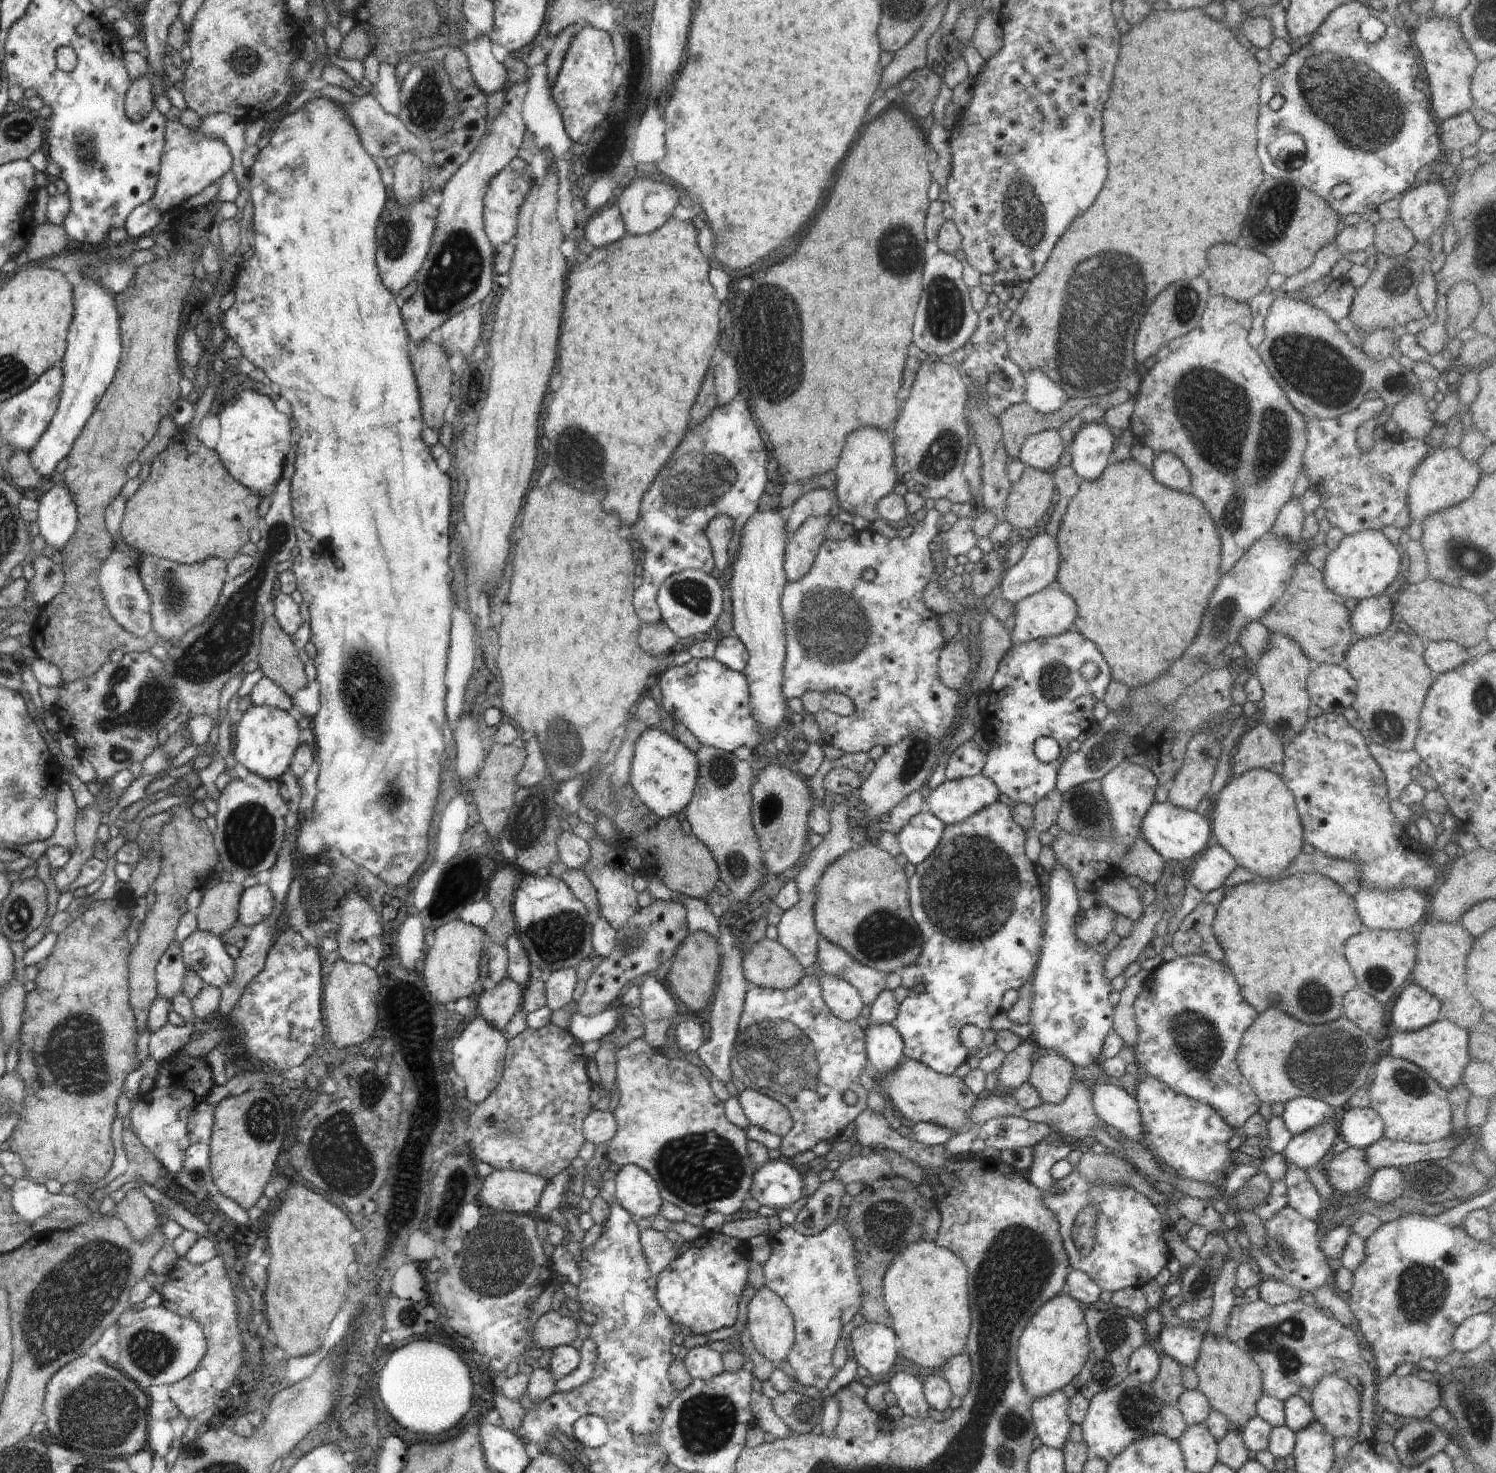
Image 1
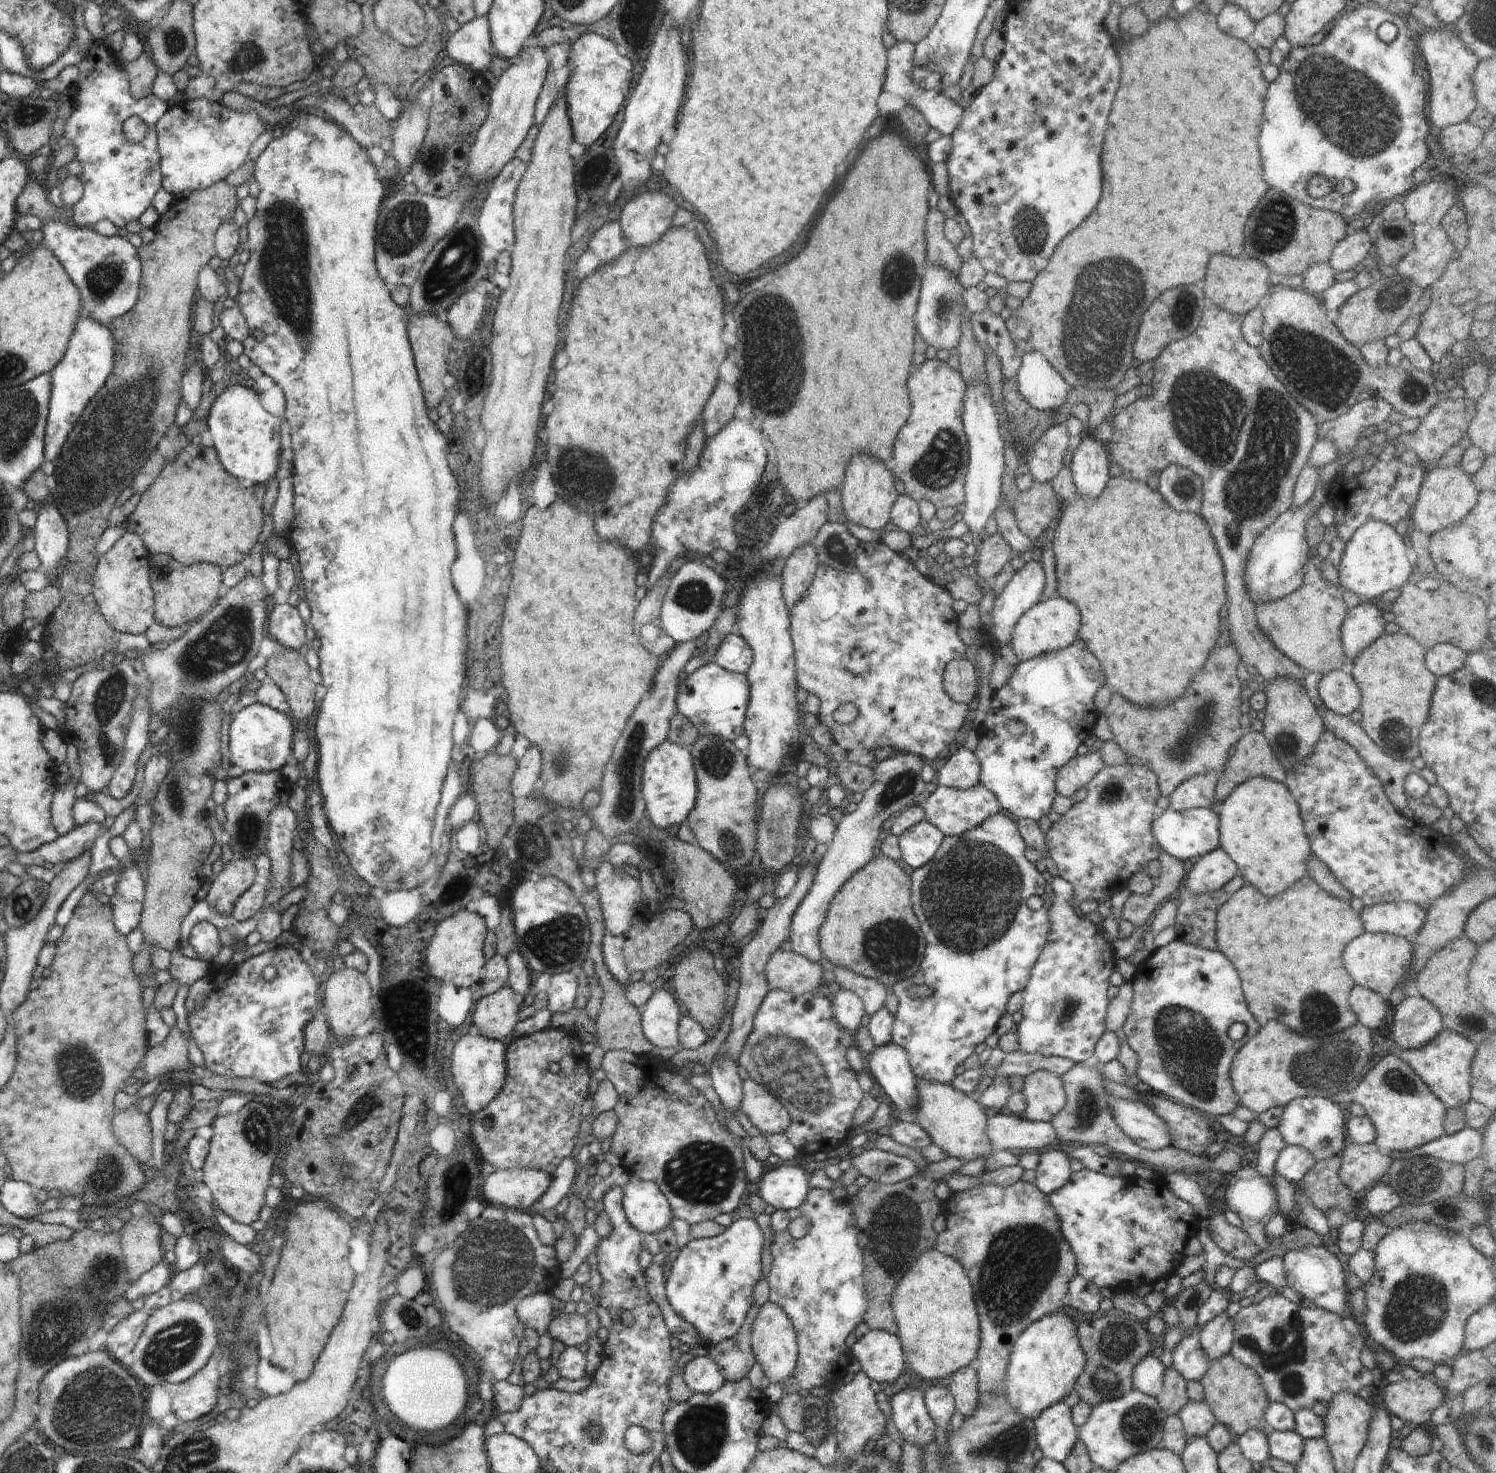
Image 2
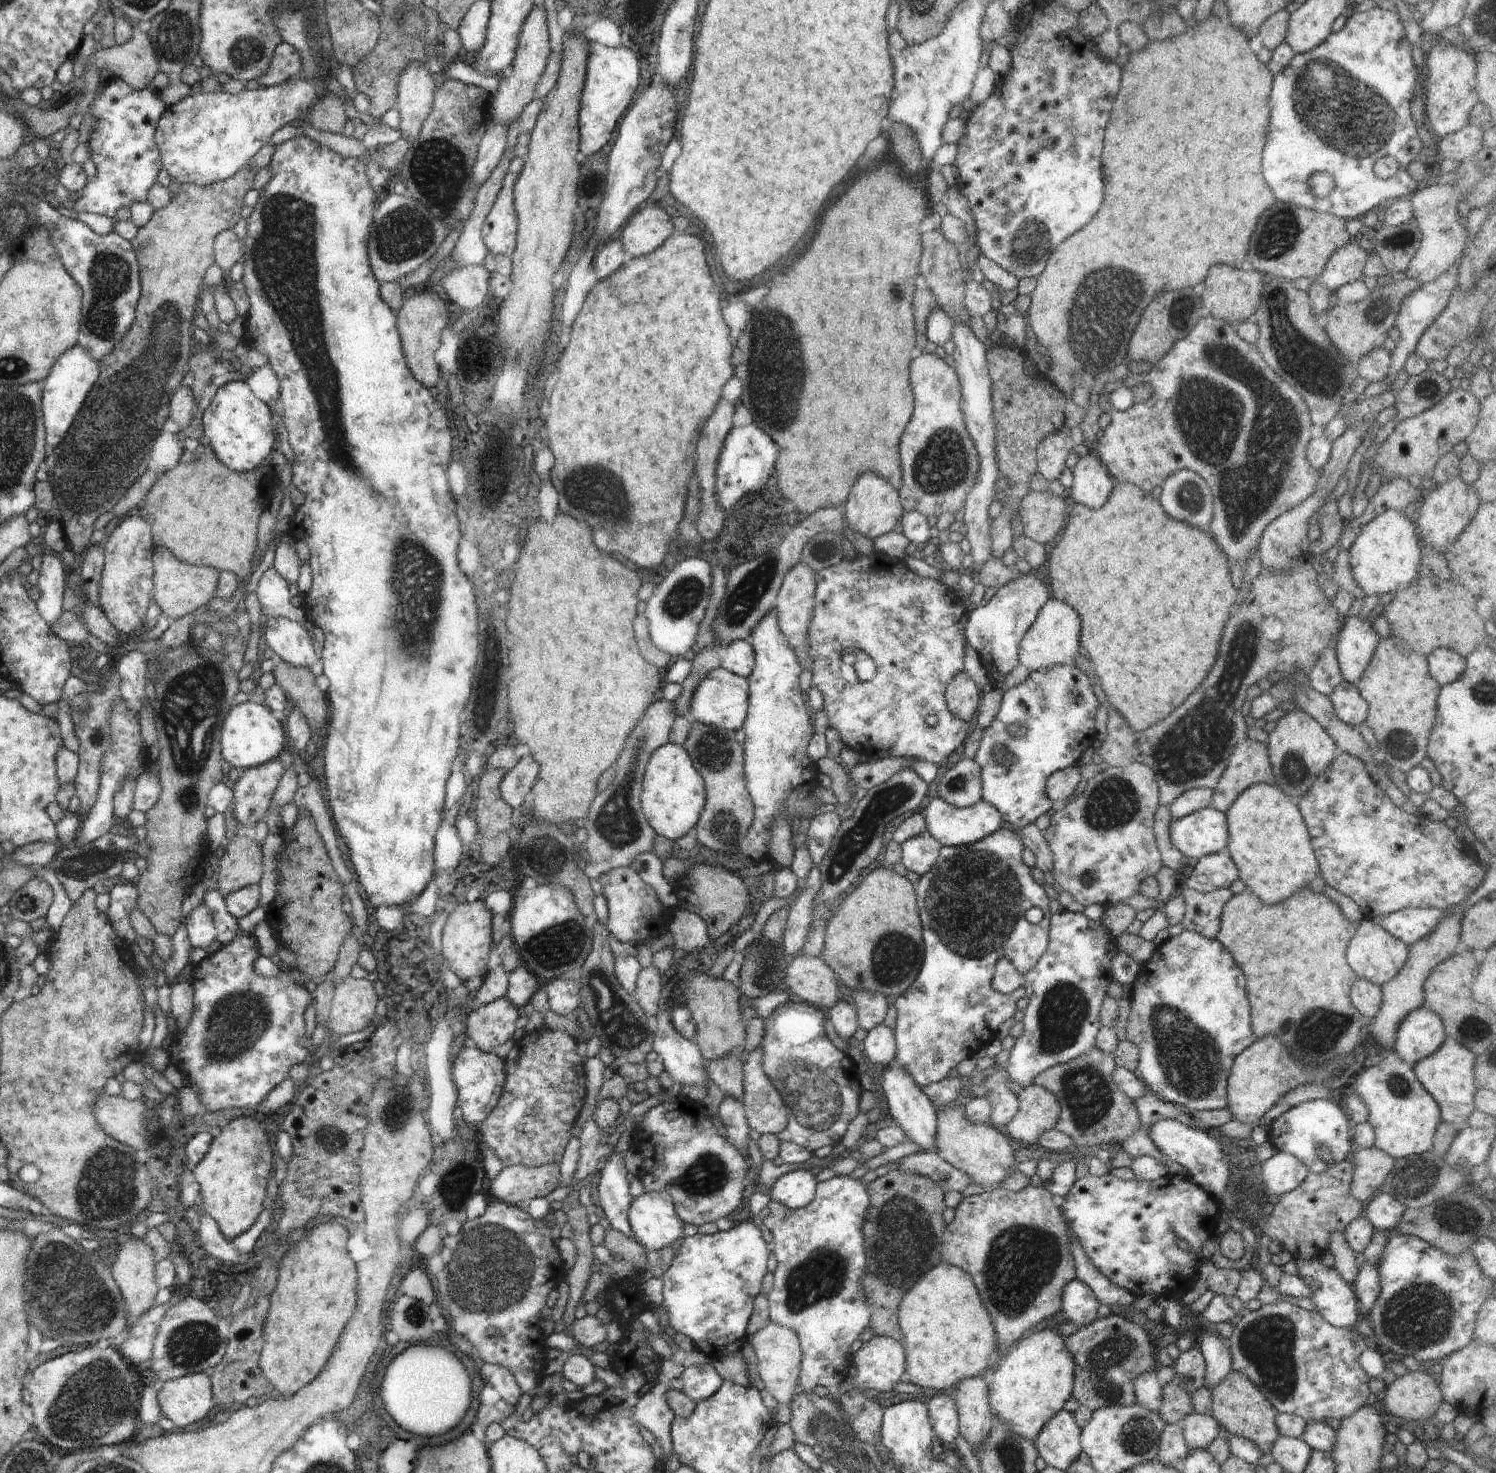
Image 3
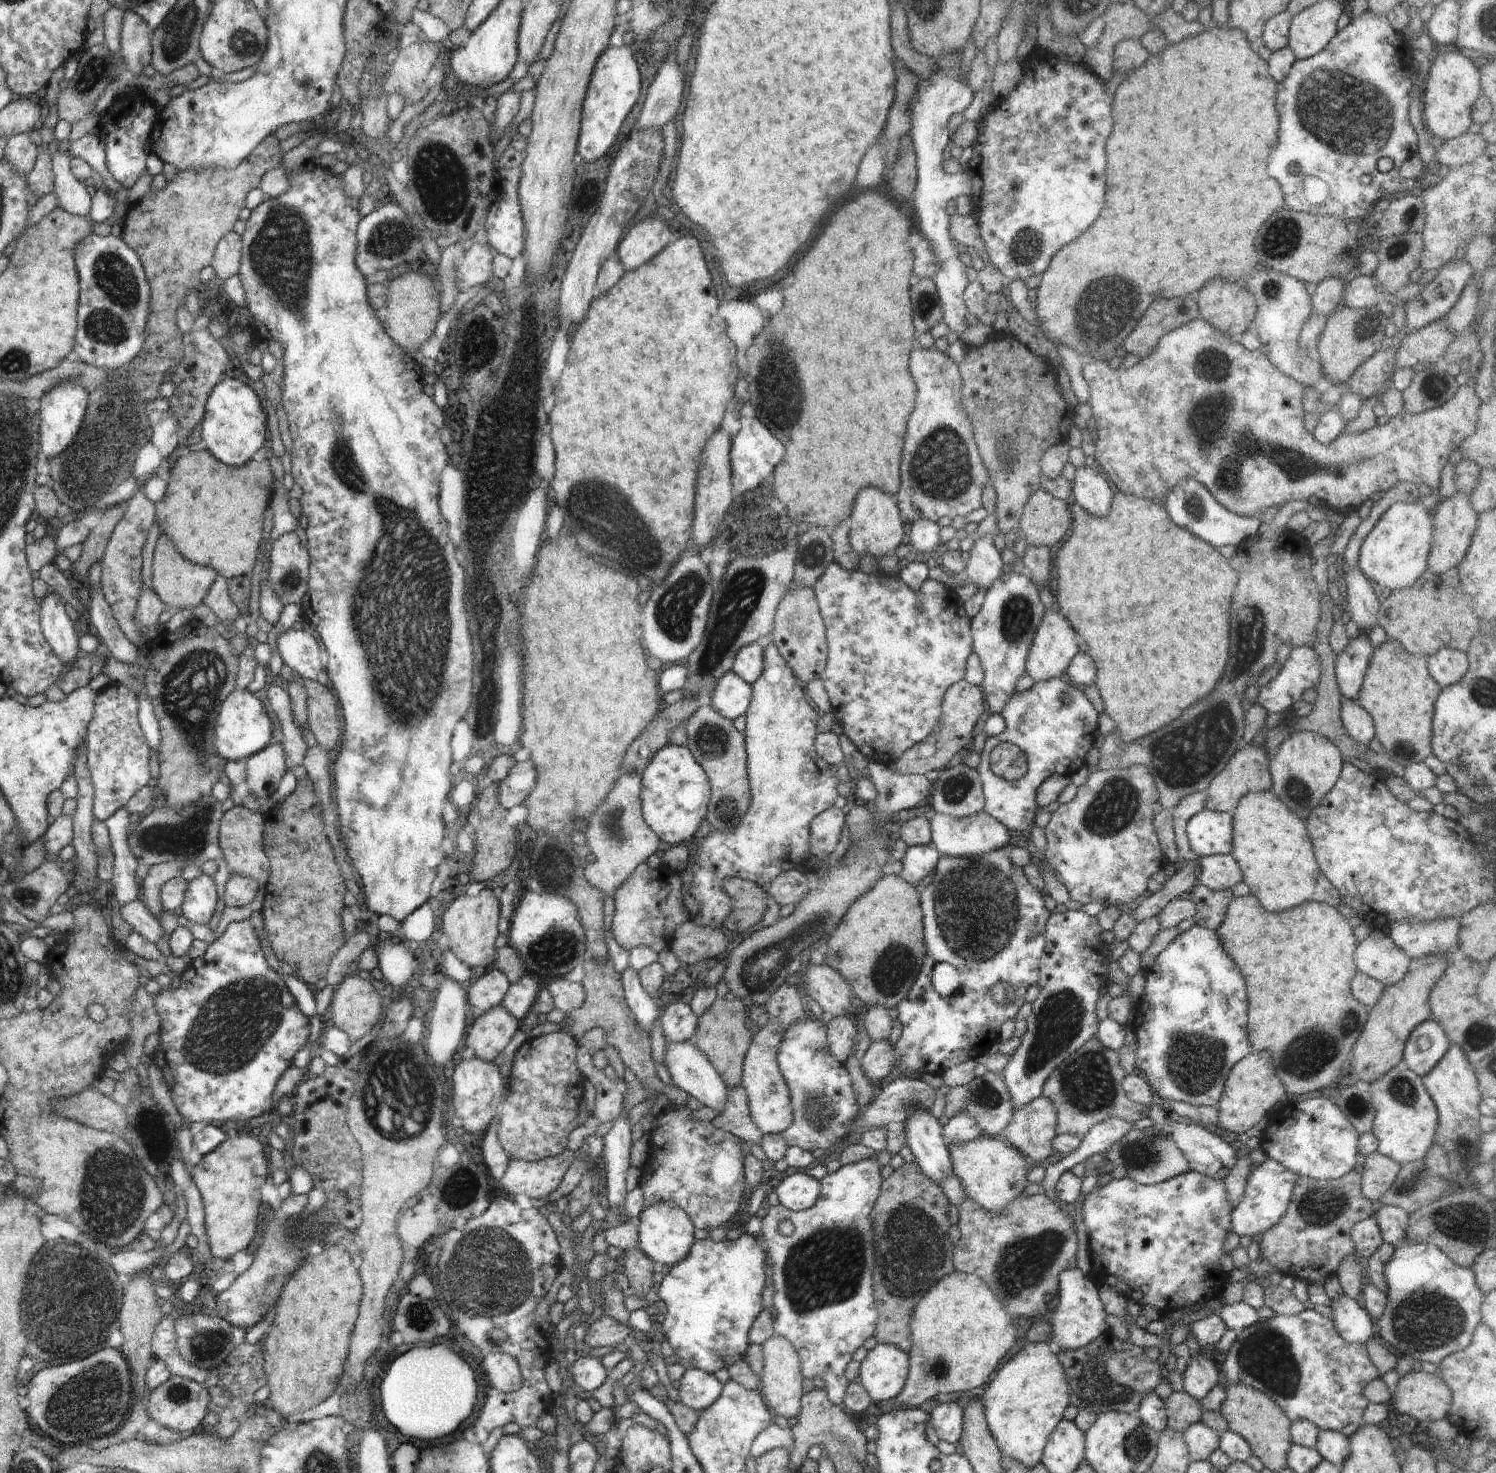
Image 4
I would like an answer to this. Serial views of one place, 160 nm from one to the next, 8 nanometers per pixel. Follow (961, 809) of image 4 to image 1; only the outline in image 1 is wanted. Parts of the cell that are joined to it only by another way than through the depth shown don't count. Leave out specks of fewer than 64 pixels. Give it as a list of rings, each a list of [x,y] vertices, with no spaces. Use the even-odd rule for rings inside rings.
[[[970,739],[952,752],[944,774],[945,781],[980,775],[984,766],[985,752],[978,748],[974,740]]]

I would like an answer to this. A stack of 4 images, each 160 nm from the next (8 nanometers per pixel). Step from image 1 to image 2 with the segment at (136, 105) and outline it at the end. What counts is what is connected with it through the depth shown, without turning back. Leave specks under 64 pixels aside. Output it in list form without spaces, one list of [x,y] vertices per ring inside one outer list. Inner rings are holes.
[[[146,48],[136,60],[132,60],[132,62],[119,61],[118,57],[117,63],[128,76],[130,93],[134,98],[146,98],[146,96],[153,95],[152,88],[159,69]]]

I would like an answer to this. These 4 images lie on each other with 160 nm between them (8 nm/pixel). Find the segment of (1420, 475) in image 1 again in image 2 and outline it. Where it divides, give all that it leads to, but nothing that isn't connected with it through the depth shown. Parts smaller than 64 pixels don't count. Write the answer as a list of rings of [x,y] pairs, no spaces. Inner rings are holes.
[[[1460,466],[1438,467],[1427,469],[1418,498],[1411,510],[1409,519],[1411,531],[1422,531],[1428,536],[1436,530],[1447,527],[1450,522],[1458,522],[1468,514],[1478,502],[1478,490],[1472,477]]]

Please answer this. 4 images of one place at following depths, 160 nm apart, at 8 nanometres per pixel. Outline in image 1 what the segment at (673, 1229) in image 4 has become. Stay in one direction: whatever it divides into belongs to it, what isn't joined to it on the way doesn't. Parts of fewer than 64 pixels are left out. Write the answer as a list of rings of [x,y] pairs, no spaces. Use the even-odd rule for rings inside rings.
[[[628,1165],[616,1174],[615,1198],[624,1210],[636,1220],[653,1220],[660,1214],[663,1199],[660,1197],[656,1182],[638,1166]]]

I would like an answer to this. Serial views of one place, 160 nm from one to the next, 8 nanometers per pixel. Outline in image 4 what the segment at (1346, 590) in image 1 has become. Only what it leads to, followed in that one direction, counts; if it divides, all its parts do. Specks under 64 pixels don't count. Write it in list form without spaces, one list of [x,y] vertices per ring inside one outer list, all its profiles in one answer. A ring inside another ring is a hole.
[[[1400,502],[1394,504],[1374,526],[1361,545],[1359,570],[1377,589],[1405,590],[1428,568],[1430,546],[1434,540],[1434,514],[1423,504]]]

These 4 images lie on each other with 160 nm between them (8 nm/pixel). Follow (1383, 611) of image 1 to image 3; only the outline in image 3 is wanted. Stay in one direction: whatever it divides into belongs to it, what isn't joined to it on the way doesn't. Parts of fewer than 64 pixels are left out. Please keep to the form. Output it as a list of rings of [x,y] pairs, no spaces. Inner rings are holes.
[[[1360,616],[1345,618],[1345,624],[1337,635],[1336,657],[1343,680],[1355,685],[1360,682],[1366,666],[1372,660],[1380,638],[1372,622]]]

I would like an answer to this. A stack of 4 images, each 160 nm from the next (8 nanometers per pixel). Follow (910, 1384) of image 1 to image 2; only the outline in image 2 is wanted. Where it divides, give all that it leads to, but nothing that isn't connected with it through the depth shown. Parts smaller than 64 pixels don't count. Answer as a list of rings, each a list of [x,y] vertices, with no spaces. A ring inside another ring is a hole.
[[[916,1388],[902,1390],[892,1396],[891,1418],[904,1440],[913,1446],[935,1442],[936,1424],[926,1410],[923,1393]]]

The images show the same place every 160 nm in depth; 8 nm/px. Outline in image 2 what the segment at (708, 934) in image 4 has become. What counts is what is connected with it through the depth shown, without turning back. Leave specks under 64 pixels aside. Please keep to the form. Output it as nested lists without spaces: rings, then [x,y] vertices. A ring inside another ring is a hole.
[[[667,908],[666,912],[654,915],[648,924],[634,924],[632,930],[624,934],[624,962],[628,972],[644,972],[658,968],[667,959],[670,950],[679,944],[687,943],[694,936],[694,922],[688,914]]]

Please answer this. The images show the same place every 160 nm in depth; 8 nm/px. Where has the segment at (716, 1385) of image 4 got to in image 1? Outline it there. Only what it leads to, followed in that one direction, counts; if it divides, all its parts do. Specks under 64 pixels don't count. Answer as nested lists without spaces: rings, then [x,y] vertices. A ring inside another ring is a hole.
[[[708,1345],[691,1346],[682,1362],[693,1380],[710,1380],[724,1372],[722,1355],[711,1350]]]

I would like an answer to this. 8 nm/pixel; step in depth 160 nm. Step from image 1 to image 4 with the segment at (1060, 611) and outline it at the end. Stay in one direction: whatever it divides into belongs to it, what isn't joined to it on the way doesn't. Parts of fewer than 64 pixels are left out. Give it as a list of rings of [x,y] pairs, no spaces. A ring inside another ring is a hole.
[[[1045,610],[1044,618],[1040,624],[1040,628],[1036,630],[1032,648],[1028,652],[1026,660],[1026,673],[1035,683],[1046,682],[1060,678],[1064,671],[1067,671],[1072,658],[1079,654],[1078,648],[1079,636],[1074,628],[1068,624],[1068,620],[1064,619],[1062,614],[1054,612],[1054,610]]]

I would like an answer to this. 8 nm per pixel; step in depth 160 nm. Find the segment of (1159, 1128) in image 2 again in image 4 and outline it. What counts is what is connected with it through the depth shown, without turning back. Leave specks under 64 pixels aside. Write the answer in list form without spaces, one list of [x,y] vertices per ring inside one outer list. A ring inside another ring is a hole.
[[[1170,1116],[1166,1132],[1184,1152],[1191,1171],[1214,1178],[1222,1168],[1232,1169],[1237,1164],[1236,1150],[1210,1127]]]

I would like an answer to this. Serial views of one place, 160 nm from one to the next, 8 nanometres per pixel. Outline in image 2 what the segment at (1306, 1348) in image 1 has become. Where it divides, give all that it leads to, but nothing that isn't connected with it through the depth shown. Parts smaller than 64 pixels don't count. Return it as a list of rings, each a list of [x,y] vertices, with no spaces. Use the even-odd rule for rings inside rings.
[[[1276,1292],[1260,1303],[1241,1308],[1232,1320],[1232,1332],[1234,1342],[1230,1356],[1258,1374],[1270,1402],[1284,1404],[1292,1413],[1304,1409],[1312,1410],[1315,1402],[1328,1405],[1340,1392],[1358,1396],[1363,1388],[1373,1389],[1377,1382],[1378,1375],[1365,1368],[1360,1361],[1362,1349],[1369,1343],[1358,1322],[1326,1312],[1319,1307],[1302,1308],[1290,1302],[1282,1293]]]

